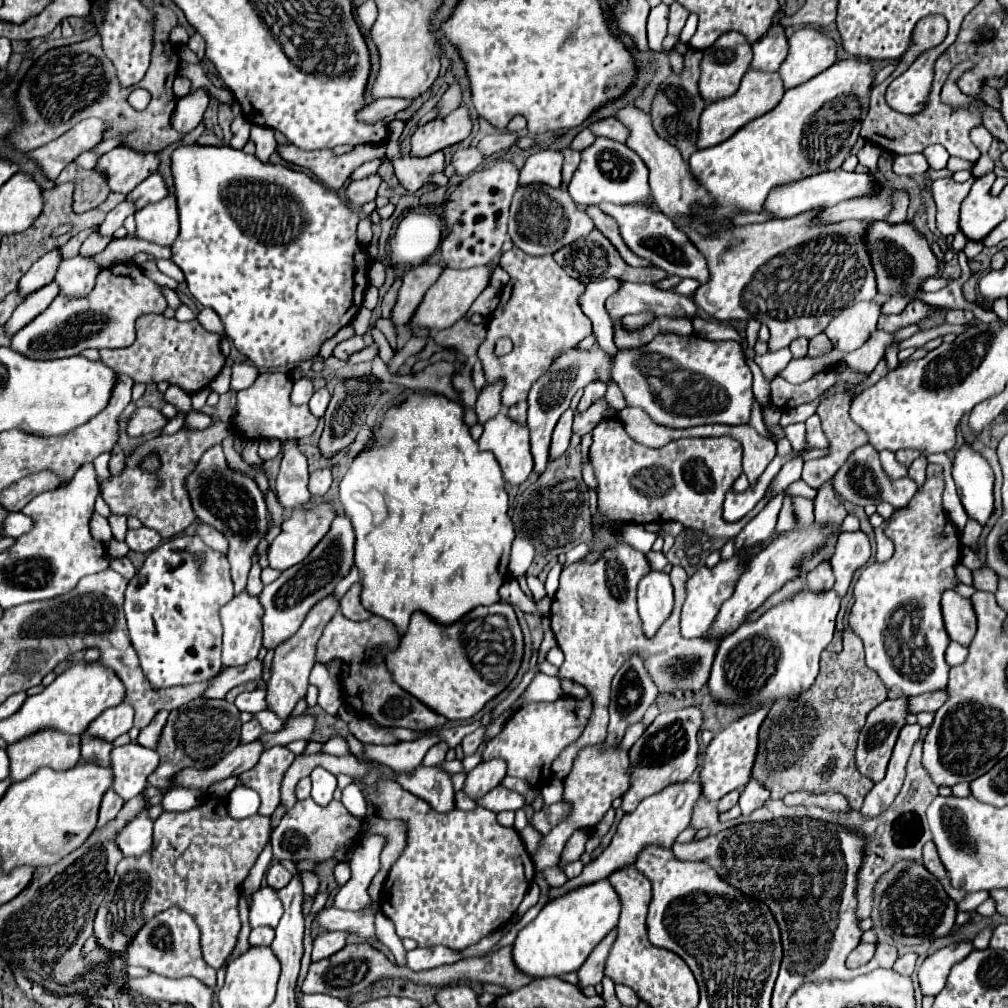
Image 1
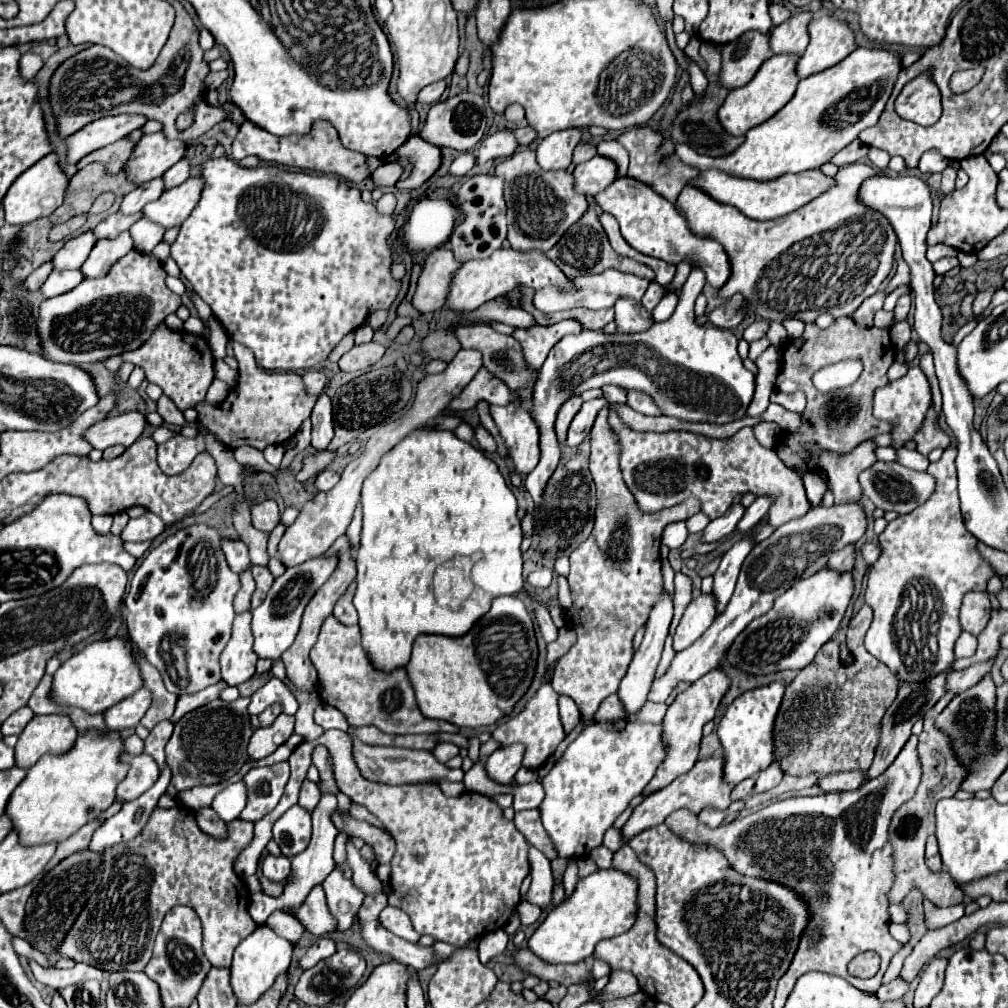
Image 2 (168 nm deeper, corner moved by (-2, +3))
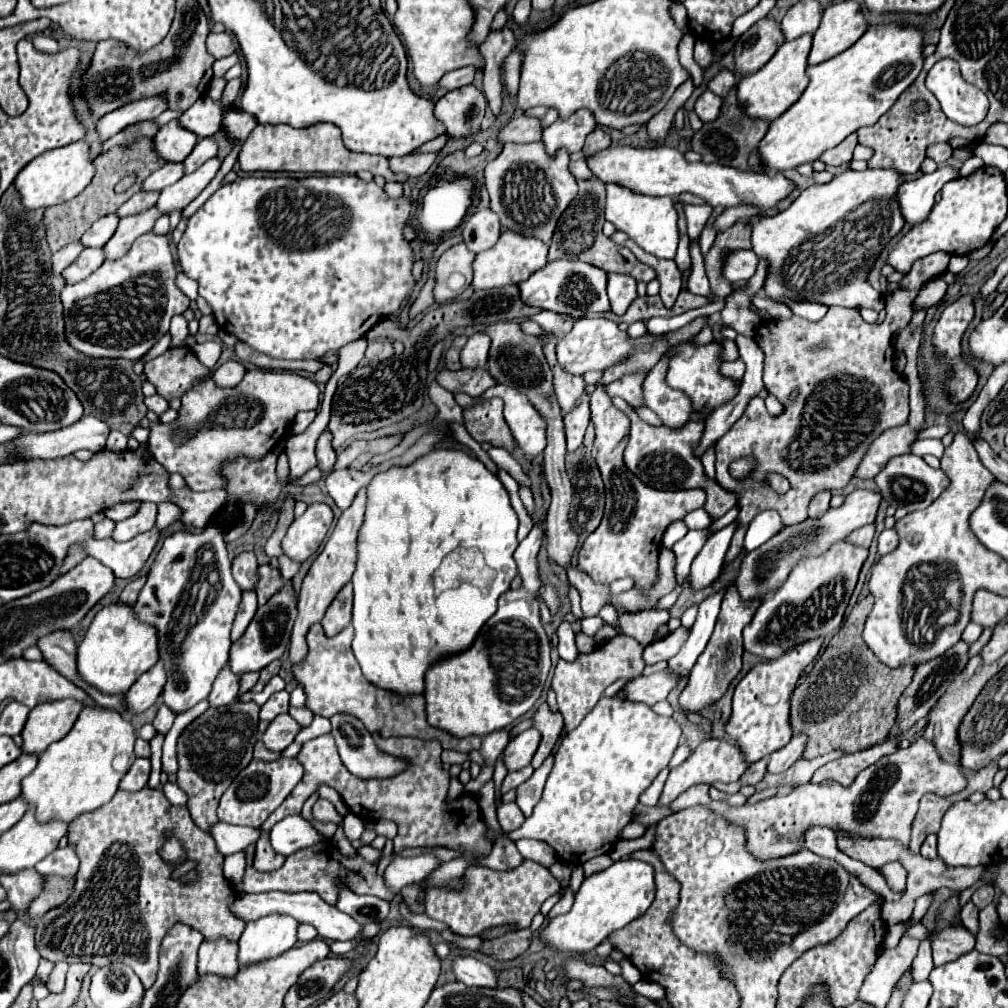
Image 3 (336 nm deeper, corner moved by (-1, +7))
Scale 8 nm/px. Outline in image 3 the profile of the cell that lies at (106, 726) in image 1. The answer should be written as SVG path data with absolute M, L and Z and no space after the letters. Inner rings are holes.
M159 660L151 670L139 676L139 680L135 682L135 686L131 686L131 690L127 690L125 694L127 708L135 714L151 708L159 700L165 682L167 682L167 672L165 672L163 662Z

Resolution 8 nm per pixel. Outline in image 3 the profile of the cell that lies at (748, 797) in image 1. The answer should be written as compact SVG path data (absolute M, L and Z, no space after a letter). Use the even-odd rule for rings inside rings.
M795 734L787 746L775 750L769 756L769 766L767 772L785 772L793 762L797 762L807 746L807 736L805 734Z

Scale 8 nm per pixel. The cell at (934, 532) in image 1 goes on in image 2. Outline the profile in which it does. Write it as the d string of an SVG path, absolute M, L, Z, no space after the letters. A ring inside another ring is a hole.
M946 448L946 450L944 450L944 454L942 454L942 458L940 458L938 462L934 462L934 464L930 464L930 466L928 466L928 470L926 470L926 472L928 472L928 474L930 474L930 476L932 476L932 478L936 480L936 488L934 488L934 492L932 492L932 494L930 494L930 498L928 498L928 500L926 500L926 502L922 504L922 506L918 506L916 510L912 510L912 512L908 512L908 514L900 514L900 516L898 516L896 520L888 522L886 530L884 530L884 532L882 532L882 534L878 536L878 540L880 540L880 548L882 548L882 554L880 554L880 558L878 558L878 560L876 560L876 562L874 562L872 566L870 566L870 572L868 572L868 584L866 584L866 604L870 604L870 606L872 606L872 610L874 610L874 620L872 620L872 626L870 626L868 634L866 634L866 642L864 642L864 644L866 644L866 650L868 650L868 652L870 652L872 656L876 656L876 658L878 658L880 662L884 662L884 664L886 664L886 666L890 668L890 672L892 672L892 674L896 674L896 678L898 678L900 682L924 682L924 680L930 680L930 678L934 678L934 676L938 676L938 674L942 674L944 670L948 670L948 668L950 668L950 664L954 662L954 642L956 642L956 638L958 638L958 636L960 636L960 632L962 632L962 630L960 630L960 622L958 622L960 598L962 598L962 596L964 596L966 592L972 592L972 590L986 590L986 580L988 580L990 576L994 576L994 570L990 568L990 564L988 564L986 560L982 560L982 558L980 558L980 554L976 552L976 538L974 538L972 534L968 534L968 532L966 532L966 526L964 526L964 520L962 520L962 512L960 512L960 500L958 500L958 490L956 490L956 466L954 466L954 458L956 458L956 448ZM930 600L934 602L934 608L932 608L932 604L930 604L930 606L924 606L924 602L928 604ZM906 602L908 602L908 610L904 610L904 608L902 608L902 604L906 604ZM914 602L916 602L916 604L914 604ZM920 604L922 604L922 606L920 606ZM900 610L904 610L904 612L916 612L916 636L912 634L912 630L904 628L904 624L910 624L910 620L912 620L912 618L910 618L908 614L904 614L904 618L902 618L902 616L898 616L898 612L900 612ZM932 638L934 638L934 640L932 640ZM940 654L942 654L942 656L940 656Z

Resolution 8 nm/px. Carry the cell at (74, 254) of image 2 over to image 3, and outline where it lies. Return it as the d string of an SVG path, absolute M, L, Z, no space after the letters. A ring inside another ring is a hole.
M109 214L109 216L103 216L99 218L81 238L81 242L89 248L89 246L103 246L107 244L107 240L115 234L117 230L117 224L119 224L119 216L117 214Z

